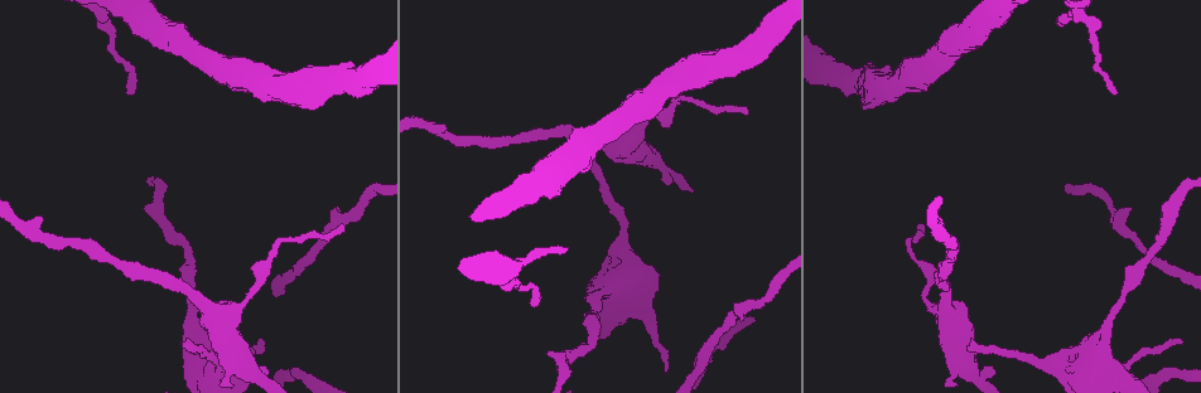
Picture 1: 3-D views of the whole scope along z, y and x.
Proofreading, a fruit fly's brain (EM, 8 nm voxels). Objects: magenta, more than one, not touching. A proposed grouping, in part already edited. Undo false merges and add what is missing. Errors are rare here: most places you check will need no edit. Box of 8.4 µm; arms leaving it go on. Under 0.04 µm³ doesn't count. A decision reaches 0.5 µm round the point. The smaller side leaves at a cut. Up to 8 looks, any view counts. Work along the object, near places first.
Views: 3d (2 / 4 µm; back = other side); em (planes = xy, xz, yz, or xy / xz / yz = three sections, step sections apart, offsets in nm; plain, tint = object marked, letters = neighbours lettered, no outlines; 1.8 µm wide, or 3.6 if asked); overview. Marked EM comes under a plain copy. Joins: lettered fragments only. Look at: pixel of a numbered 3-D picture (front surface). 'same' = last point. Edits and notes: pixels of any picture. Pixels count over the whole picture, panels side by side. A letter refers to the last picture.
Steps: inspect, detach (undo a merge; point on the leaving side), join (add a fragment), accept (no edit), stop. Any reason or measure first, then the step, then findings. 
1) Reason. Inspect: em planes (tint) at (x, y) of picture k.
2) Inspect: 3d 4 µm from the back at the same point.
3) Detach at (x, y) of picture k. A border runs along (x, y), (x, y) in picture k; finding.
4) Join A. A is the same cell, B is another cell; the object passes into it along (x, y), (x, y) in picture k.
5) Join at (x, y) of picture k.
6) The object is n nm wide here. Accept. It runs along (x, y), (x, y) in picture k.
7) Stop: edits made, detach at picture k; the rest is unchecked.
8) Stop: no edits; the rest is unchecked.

Branch stops here. Inspect: 3d 2 µm at (185, 340) of picture 1.

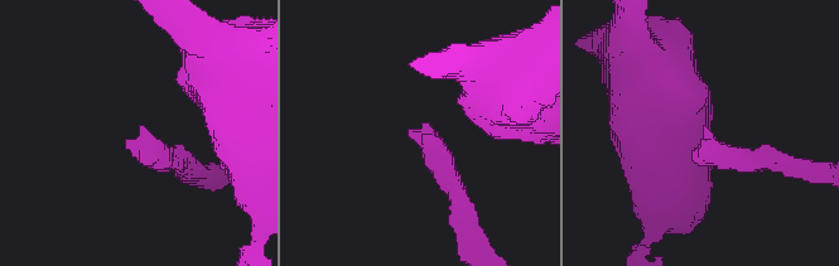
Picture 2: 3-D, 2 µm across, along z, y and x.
Inspect: em planes (letters) at (706, 130) of picture 2.

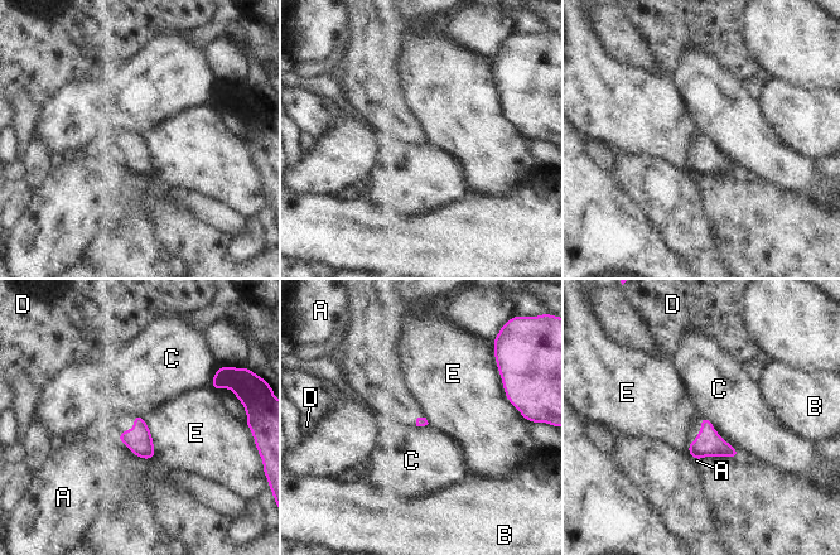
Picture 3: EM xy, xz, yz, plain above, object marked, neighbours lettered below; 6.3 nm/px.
Accept. A, B, C, D and E are other cells; a border runs along (701, 415), (739, 454) in picture 3; none of them fits.

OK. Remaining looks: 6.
Thin end. Inspect: 3d 4 µm at (1182, 340) of picture 1.

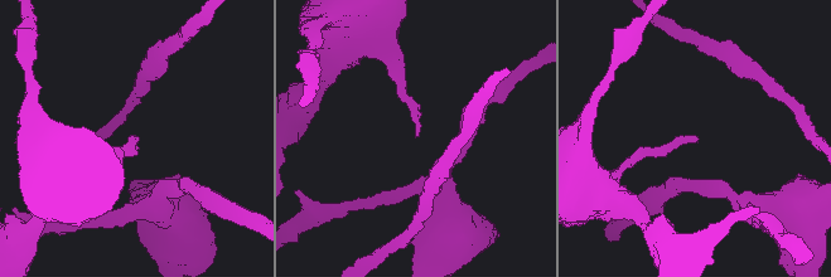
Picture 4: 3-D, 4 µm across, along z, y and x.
Inspect: em xz step 8 (letters) at (132, 136) of picture 4.

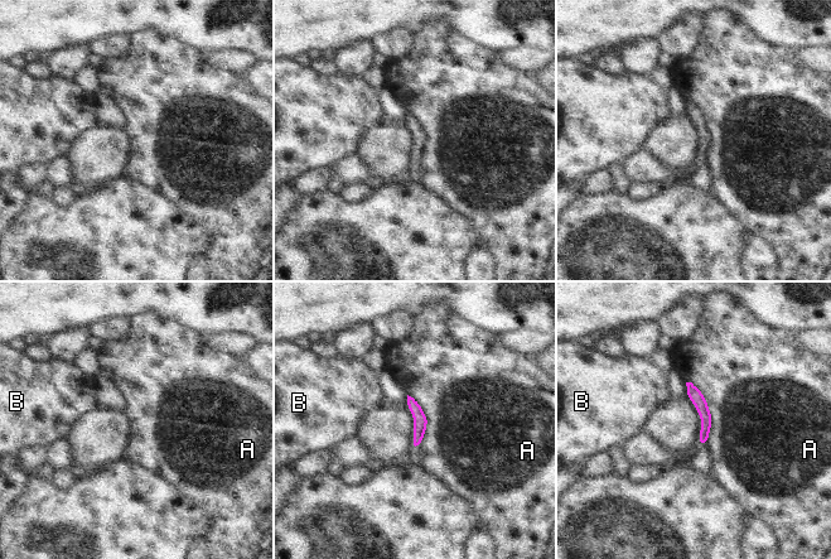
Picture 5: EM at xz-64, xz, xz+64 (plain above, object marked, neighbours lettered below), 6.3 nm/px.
Cut it another way. Inspect: em planes (letters) at the same point.

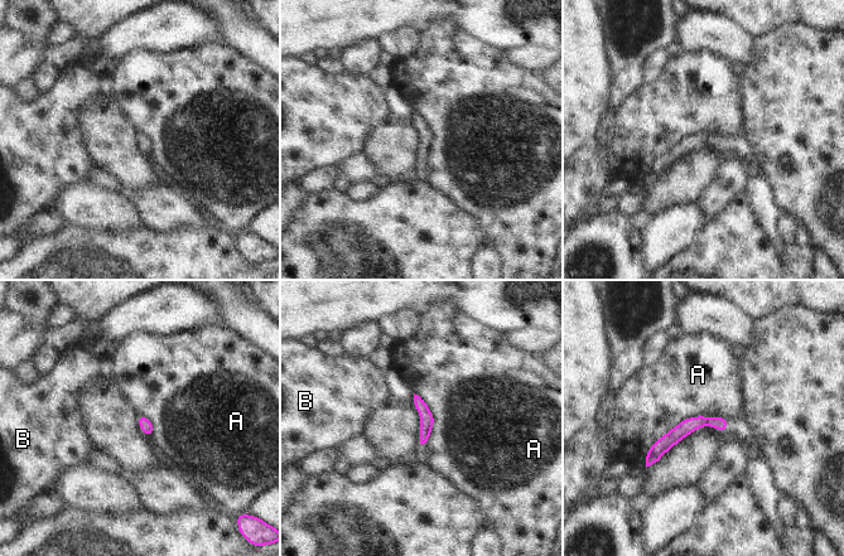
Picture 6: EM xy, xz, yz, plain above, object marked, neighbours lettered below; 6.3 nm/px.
The object is 80 nm wide here. Accept. A and B are other cells; a border runs along (703, 415), (660, 436), (645, 467) in picture 6; none of them fits.

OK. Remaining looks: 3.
Branch stops here. Inspect: em xy step 16 (tint) at (536, 305) of picture 1.

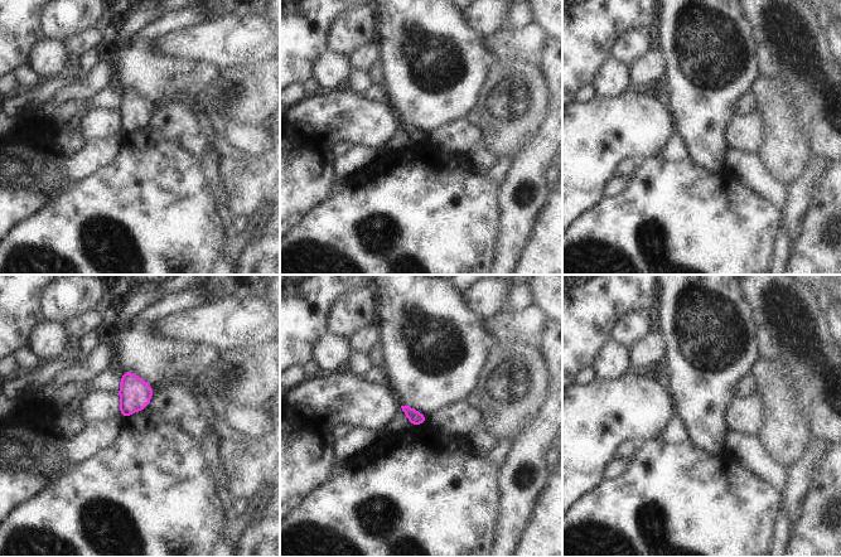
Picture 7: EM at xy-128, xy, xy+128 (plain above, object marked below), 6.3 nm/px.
Inspect: em planes (letters) at the same point.

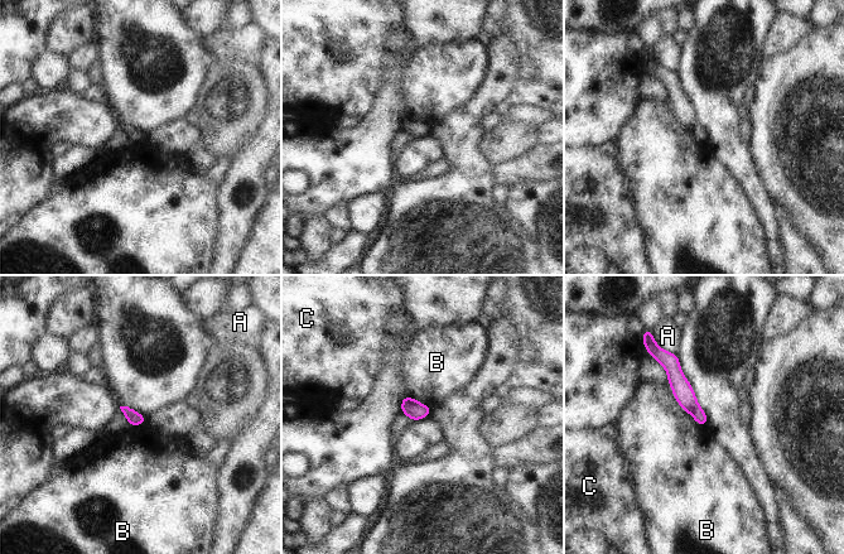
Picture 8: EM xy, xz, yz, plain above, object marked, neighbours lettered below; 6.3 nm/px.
The object is 90 nm wide here. Accept. A, B and C are other cells; it runs along (662, 355), (686, 400), (704, 420) in picture 8; none of them fits.

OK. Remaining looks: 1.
Branch stops here. Inspect: em 3.6 µm planes (letters) at (1056, 21) of picture 1.

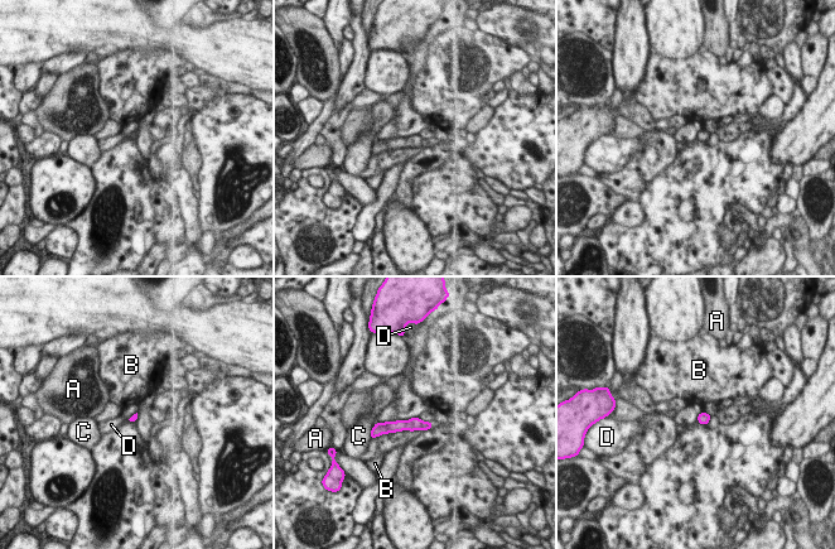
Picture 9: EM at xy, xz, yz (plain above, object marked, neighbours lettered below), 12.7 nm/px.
The longest contact is with D, 280 nm. Accept. A, B, C and D are other cells; it runs along (426, 424), (380, 425) in picture 9; no lettered fragment goes on from it.

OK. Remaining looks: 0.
Stop: no edits; the rest is unchecked.

